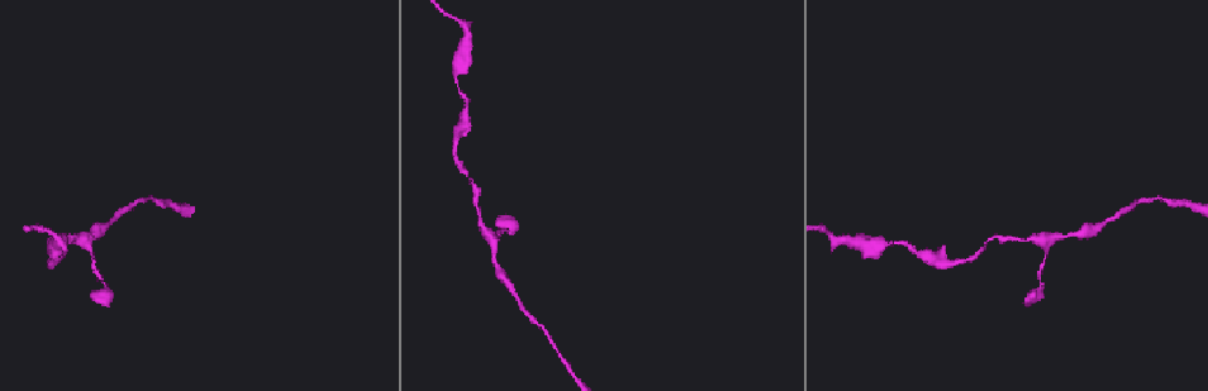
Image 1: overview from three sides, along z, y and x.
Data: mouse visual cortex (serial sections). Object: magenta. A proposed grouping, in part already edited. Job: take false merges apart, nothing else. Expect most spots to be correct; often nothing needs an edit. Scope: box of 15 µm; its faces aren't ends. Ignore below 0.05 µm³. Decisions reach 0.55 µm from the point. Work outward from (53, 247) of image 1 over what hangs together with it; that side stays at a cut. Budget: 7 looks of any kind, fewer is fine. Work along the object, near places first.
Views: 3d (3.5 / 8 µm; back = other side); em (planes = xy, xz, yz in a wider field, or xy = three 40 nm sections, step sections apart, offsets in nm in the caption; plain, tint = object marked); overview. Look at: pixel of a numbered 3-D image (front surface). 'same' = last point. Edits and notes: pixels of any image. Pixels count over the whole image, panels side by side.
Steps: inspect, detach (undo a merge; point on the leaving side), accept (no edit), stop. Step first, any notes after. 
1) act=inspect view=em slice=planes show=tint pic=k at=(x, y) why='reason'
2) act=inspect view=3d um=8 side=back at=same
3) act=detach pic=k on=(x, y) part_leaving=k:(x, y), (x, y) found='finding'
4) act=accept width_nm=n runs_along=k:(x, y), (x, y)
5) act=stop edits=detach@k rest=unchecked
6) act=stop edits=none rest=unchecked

act=inspect view=3d um=8 pic=1 at=(462, 23) why='thick turns thin'

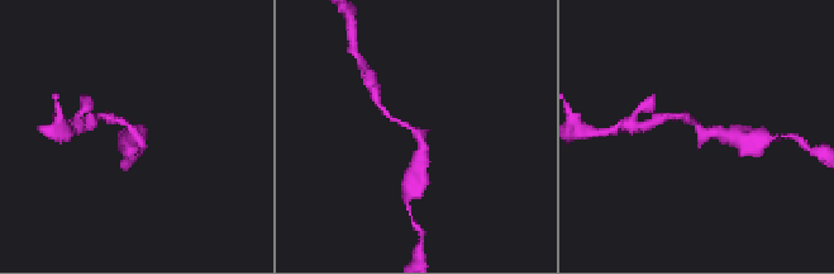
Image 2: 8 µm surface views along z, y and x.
act=inspect view=3d um=3.5 pic=2 at=(136, 132)

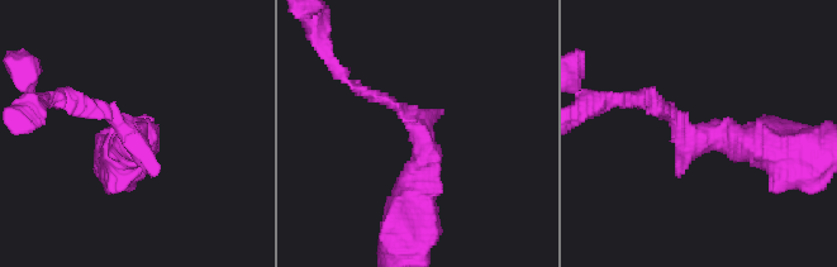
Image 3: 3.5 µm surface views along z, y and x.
act=inspect view=em slice=xy step=5 show=tint pic=3 at=(131, 135)

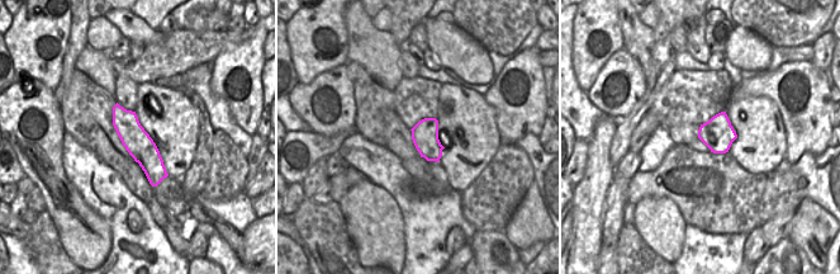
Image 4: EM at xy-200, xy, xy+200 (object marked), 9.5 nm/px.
act=accept width_nm=260 runs_along=3:(414, 195), (418, 127), (348, 81) found='one cell here'

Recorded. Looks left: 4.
act=inspect view=3d um=8 pic=1 at=(465, 101) why='thick turns thin'

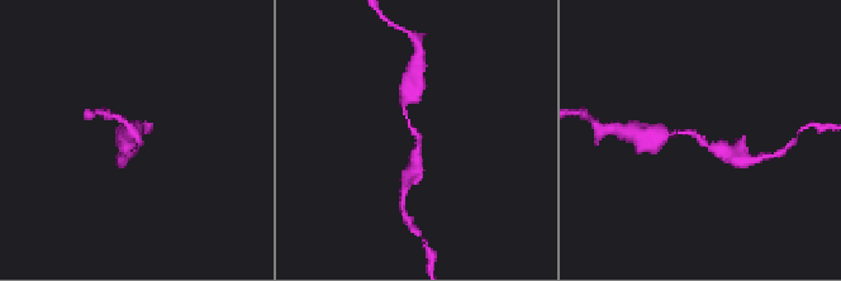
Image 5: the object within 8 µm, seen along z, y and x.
act=inspect view=3d um=3.5 side=back pic=5 at=(416, 137) why='zoom in'

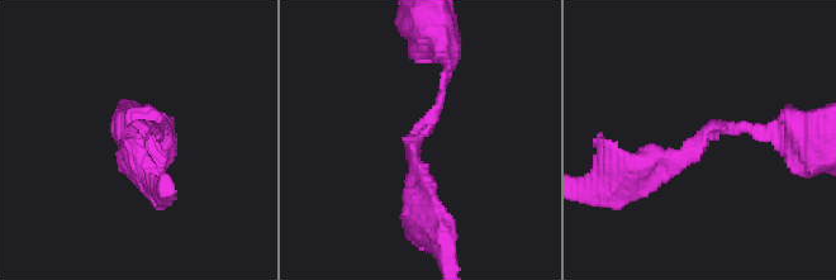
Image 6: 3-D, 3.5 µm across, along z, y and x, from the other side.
act=inspect view=em slice=xy step=3 show=tint pic=6 at=(126, 138) arm_widths_nm=100,300 why='now the EM'

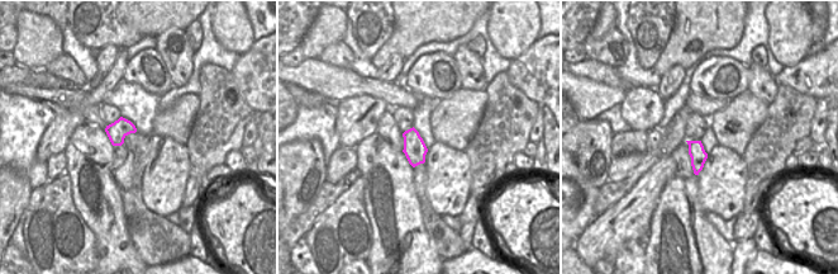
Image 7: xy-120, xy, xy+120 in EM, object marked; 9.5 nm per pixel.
act=accept runs_along=6:(772, 132), (711, 128), (630, 175) found='all the same cell'

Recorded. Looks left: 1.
act=stop edits=none rest=unchecked

